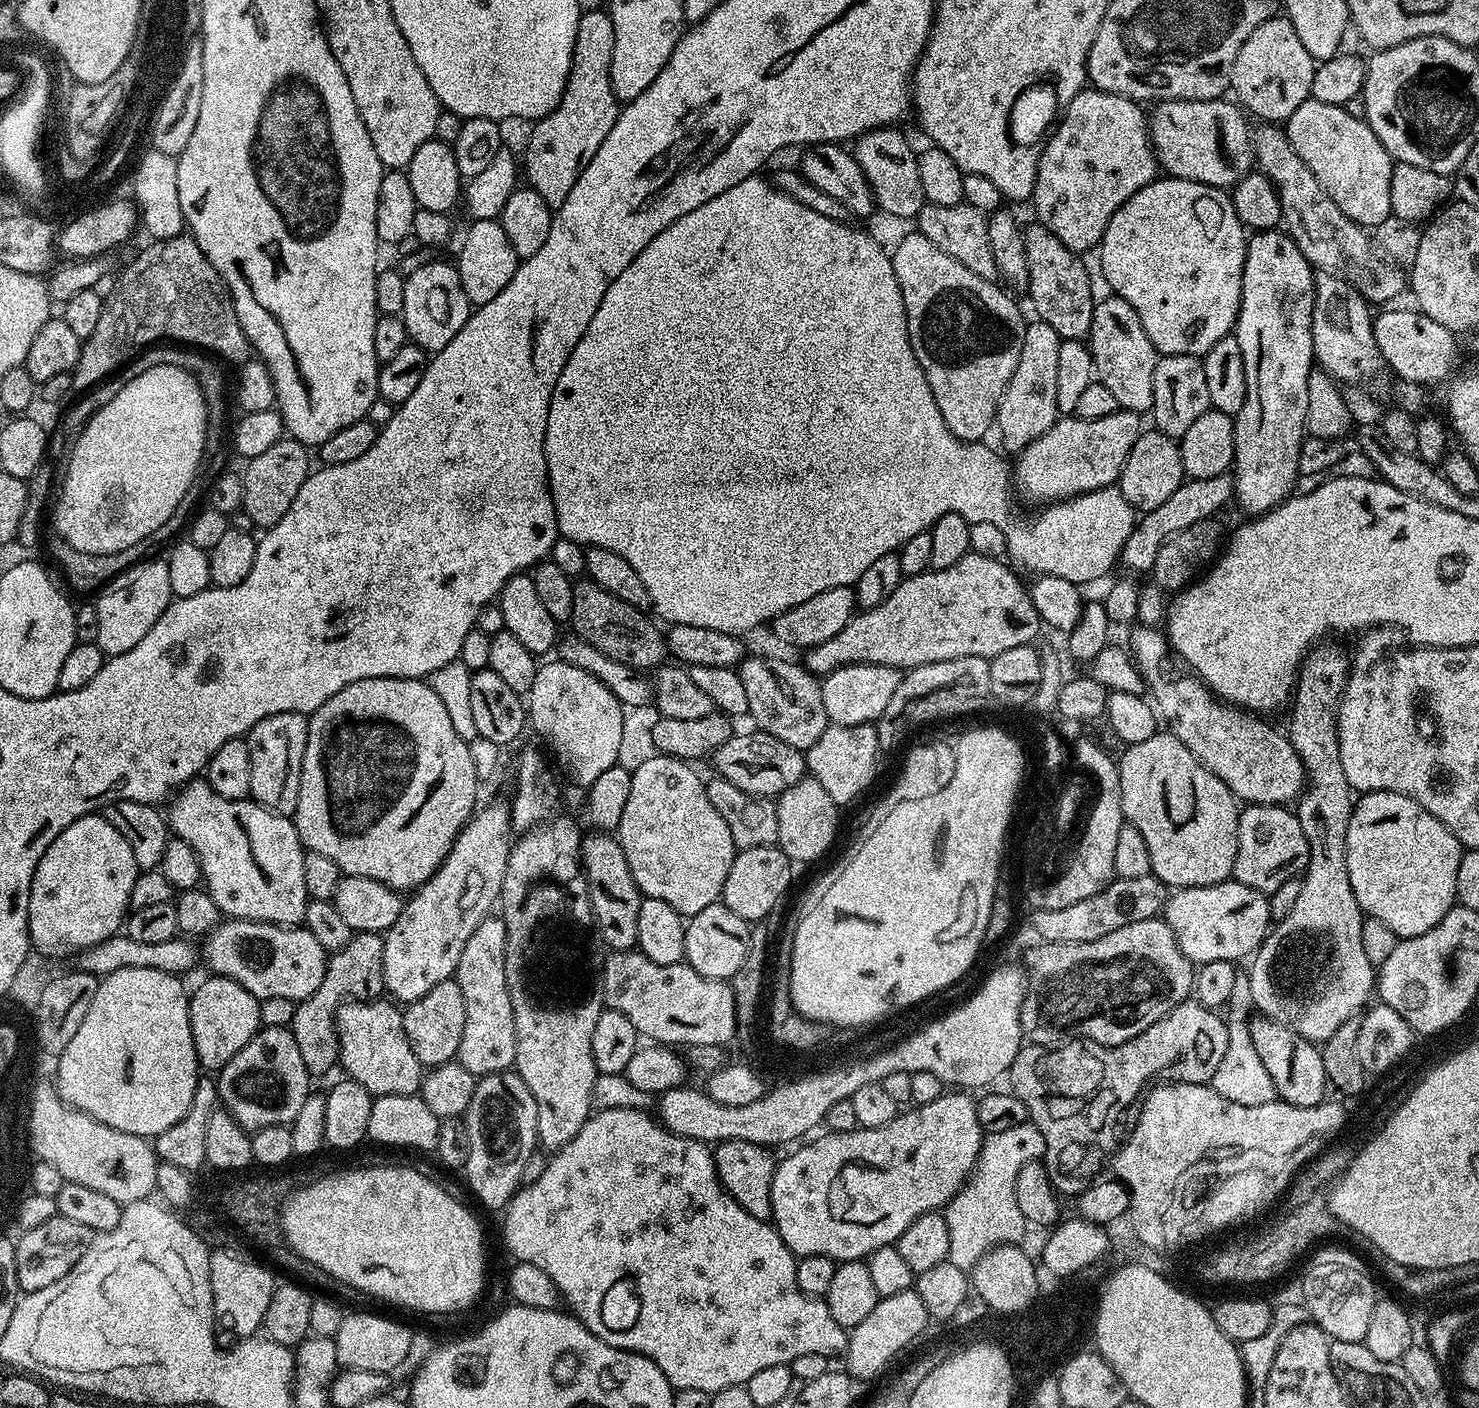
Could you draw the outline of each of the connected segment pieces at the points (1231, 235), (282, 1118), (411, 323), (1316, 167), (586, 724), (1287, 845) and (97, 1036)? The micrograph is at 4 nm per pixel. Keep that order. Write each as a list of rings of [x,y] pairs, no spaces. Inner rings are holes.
[[[1168,178],[1165,181],[1165,184],[1153,182],[1145,186],[1142,191],[1134,194],[1131,200],[1126,201],[1116,211],[1114,218],[1110,218],[1110,226],[1106,226],[1106,234],[1101,238],[1098,245],[1100,272],[1108,279],[1108,284],[1112,287],[1109,289],[1114,290],[1115,295],[1124,297],[1126,302],[1130,302],[1134,306],[1134,310],[1142,322],[1142,330],[1146,330],[1150,342],[1156,345],[1157,353],[1203,354],[1208,352],[1213,344],[1217,344],[1222,336],[1229,335],[1230,330],[1236,327],[1238,297],[1242,294],[1246,229],[1243,224],[1237,221],[1236,211],[1227,191],[1214,190],[1205,184],[1189,184],[1186,180],[1175,178]]]
[[[261,1027],[254,1034],[254,1038],[250,1038],[250,1042],[246,1042],[246,1046],[242,1046],[242,1050],[238,1050],[238,1054],[234,1054],[234,1058],[230,1058],[230,1062],[226,1062],[226,1066],[219,1069],[215,1082],[223,1111],[232,1115],[249,1133],[262,1130],[266,1126],[291,1125],[292,1120],[298,1118],[298,1110],[302,1110],[302,1102],[306,1102],[310,1095],[310,1077],[306,1062],[302,1062],[302,1053],[298,1051],[298,1042],[294,1042],[291,1027]]]
[[[421,263],[418,270],[408,272],[406,276],[406,302],[402,319],[408,339],[411,343],[424,349],[428,354],[441,352],[466,326],[470,315],[470,305],[466,298],[466,290],[462,290],[460,274],[451,263]]]
[[[1309,98],[1290,114],[1286,131],[1294,154],[1310,166],[1310,174],[1318,178],[1322,190],[1334,198],[1334,206],[1338,206],[1346,218],[1372,230],[1393,215],[1390,184],[1394,161],[1367,122],[1354,118],[1343,106],[1330,106]]]
[[[561,660],[548,664],[541,663],[536,670],[534,683],[526,694],[526,710],[529,723],[550,745],[551,750],[559,757],[561,768],[569,778],[582,788],[592,786],[603,771],[615,767],[624,744],[623,704],[611,694],[609,688],[600,680],[594,678],[588,671],[570,666]]]
[[[1250,804],[1241,807],[1238,822],[1238,858],[1231,879],[1242,886],[1271,894],[1282,882],[1299,877],[1308,866],[1310,846],[1295,811],[1279,804]]]
[[[153,968],[114,970],[100,980],[78,1034],[55,1061],[54,1083],[66,1103],[114,1130],[145,1138],[170,1130],[188,1113],[202,1069],[194,1050],[194,1034],[190,1034],[190,992],[180,980],[179,975]]]

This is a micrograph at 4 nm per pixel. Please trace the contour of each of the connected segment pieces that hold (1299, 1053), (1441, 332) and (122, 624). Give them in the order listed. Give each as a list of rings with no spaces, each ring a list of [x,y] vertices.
[[[1257,1015],[1249,1019],[1248,1029],[1250,1040],[1254,1042],[1254,1050],[1258,1050],[1258,1058],[1262,1058],[1262,1066],[1266,1066],[1266,1074],[1270,1074],[1270,1082],[1274,1082],[1274,1090],[1279,1099],[1294,1106],[1318,1106],[1326,1100],[1324,1091],[1329,1091],[1330,1088],[1326,1078],[1326,1066],[1322,1066],[1320,1048],[1313,1041],[1302,1038],[1302,1034],[1290,1030],[1276,1020],[1271,1020],[1269,1016]]]
[[[1396,308],[1393,312],[1382,313],[1381,316],[1379,313],[1373,319],[1372,329],[1378,342],[1380,357],[1389,369],[1392,367],[1397,372],[1395,375],[1399,379],[1425,386],[1436,384],[1439,380],[1447,381],[1457,371],[1457,333],[1451,332],[1446,326],[1438,326],[1438,322],[1434,322],[1434,318],[1430,318],[1424,312],[1411,311],[1403,312],[1402,309]]]
[[[145,558],[129,566],[125,572],[105,584],[95,597],[98,610],[98,638],[96,645],[104,651],[105,657],[126,654],[126,650],[134,650],[146,634],[150,634],[150,626],[162,618],[162,614],[172,603],[174,597],[170,590],[170,570],[163,559]]]

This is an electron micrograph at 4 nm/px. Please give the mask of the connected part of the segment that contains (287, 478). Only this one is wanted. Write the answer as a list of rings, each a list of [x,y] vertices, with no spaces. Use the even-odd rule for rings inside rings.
[[[282,438],[274,442],[270,450],[265,450],[263,454],[258,454],[253,460],[247,461],[248,469],[243,469],[242,472],[244,478],[242,510],[250,516],[257,529],[272,528],[282,518],[282,514],[290,510],[290,502],[294,502],[298,490],[302,490],[302,482],[306,482],[310,471],[308,452],[309,449],[299,444],[297,440]]]

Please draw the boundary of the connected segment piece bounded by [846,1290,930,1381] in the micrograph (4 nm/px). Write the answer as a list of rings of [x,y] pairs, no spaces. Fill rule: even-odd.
[[[916,1291],[880,1297],[869,1316],[849,1331],[846,1353],[848,1375],[857,1381],[874,1379],[927,1324],[930,1324],[930,1317]]]

